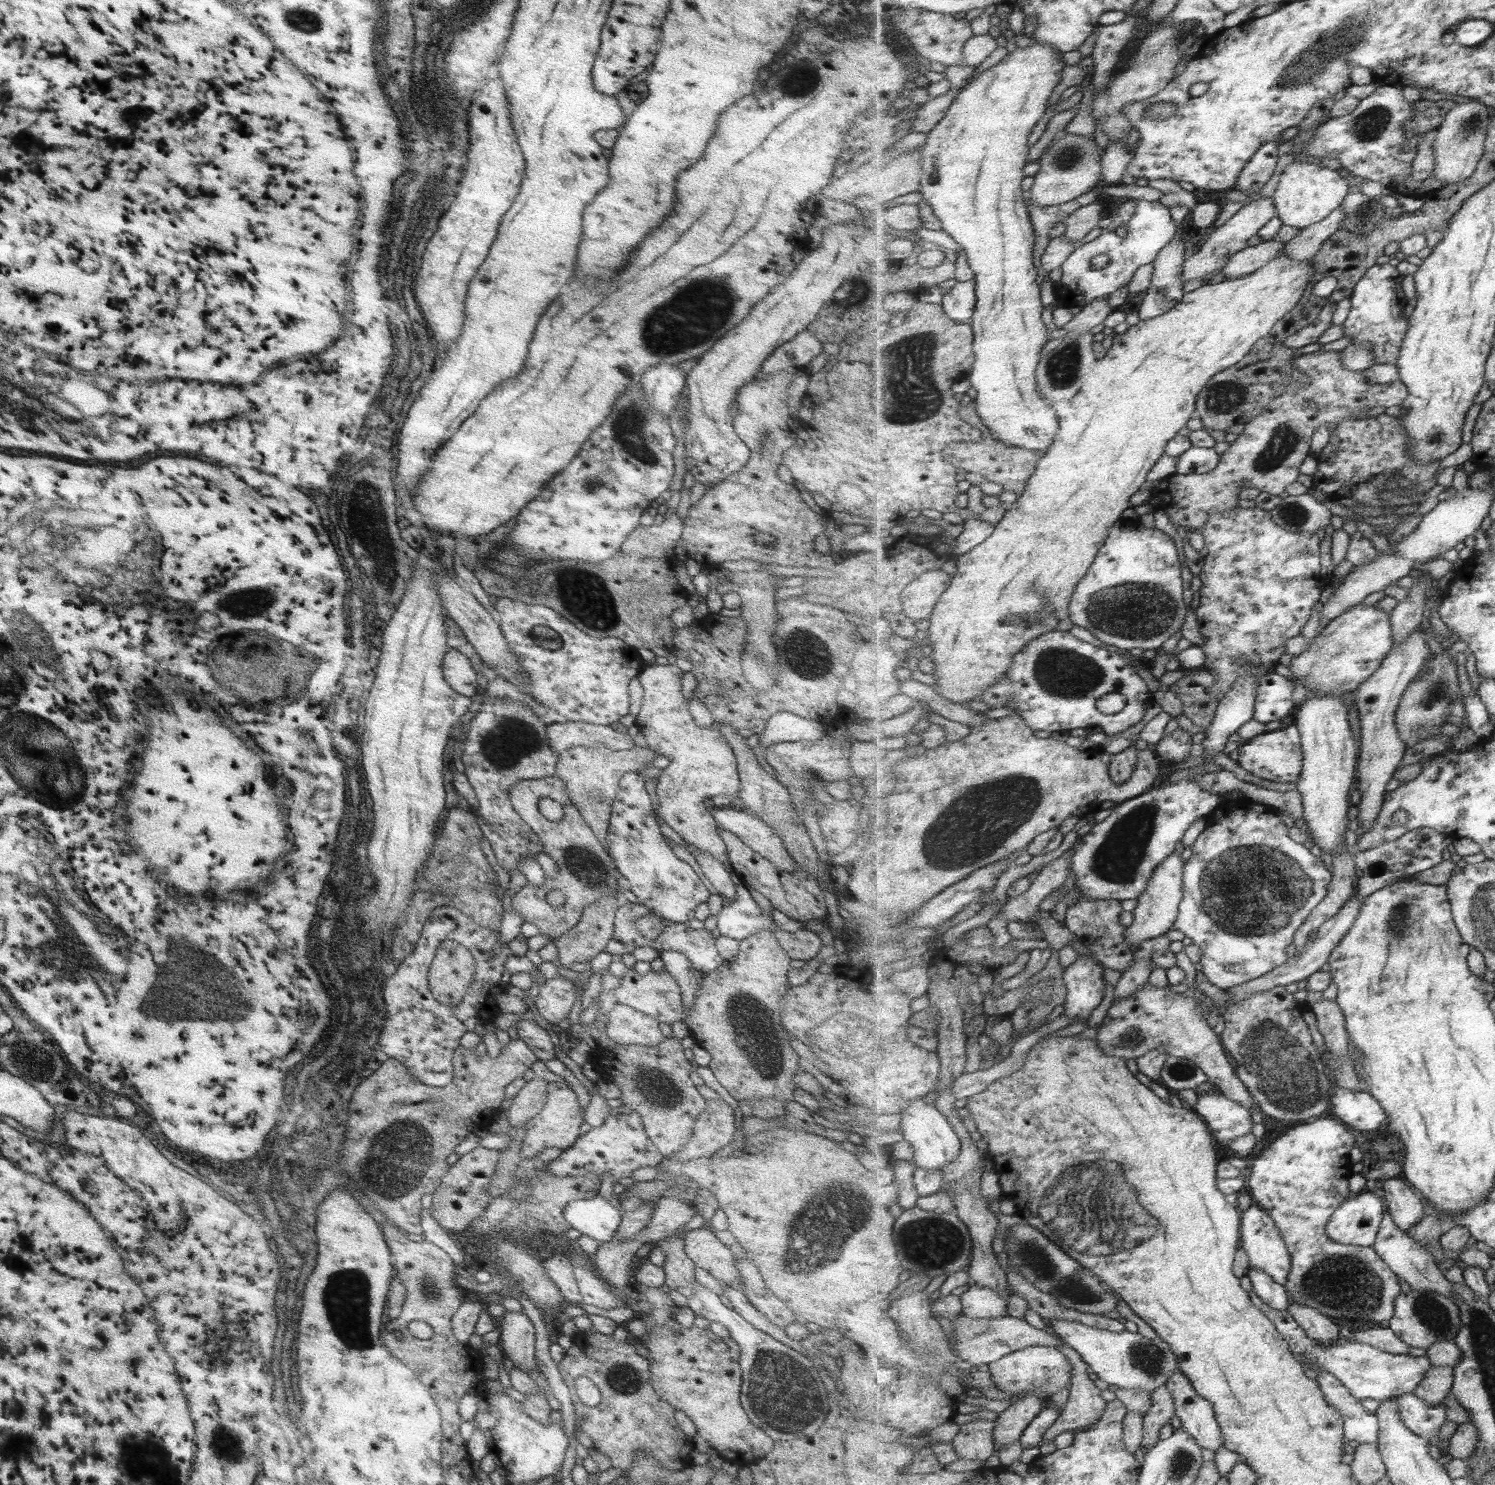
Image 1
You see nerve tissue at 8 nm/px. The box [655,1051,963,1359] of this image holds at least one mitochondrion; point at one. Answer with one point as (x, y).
(830, 1220)

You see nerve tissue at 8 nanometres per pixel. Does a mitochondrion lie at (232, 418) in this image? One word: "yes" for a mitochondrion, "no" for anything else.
no

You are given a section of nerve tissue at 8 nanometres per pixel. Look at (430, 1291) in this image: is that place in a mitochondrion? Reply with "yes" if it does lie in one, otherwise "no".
yes

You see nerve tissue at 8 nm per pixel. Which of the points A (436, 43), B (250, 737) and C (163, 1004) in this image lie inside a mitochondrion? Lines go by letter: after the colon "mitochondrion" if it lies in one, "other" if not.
A: other
B: other
C: mitochondrion

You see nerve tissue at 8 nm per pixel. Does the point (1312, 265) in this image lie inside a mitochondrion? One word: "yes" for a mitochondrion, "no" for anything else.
no

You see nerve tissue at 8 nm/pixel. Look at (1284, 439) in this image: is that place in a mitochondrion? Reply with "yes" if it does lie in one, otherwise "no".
yes

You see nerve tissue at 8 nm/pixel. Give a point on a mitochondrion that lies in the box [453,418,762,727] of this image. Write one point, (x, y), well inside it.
(587, 600)

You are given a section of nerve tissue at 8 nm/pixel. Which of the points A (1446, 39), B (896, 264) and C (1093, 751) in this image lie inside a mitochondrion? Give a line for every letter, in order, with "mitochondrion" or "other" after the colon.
A: other
B: other
C: other

